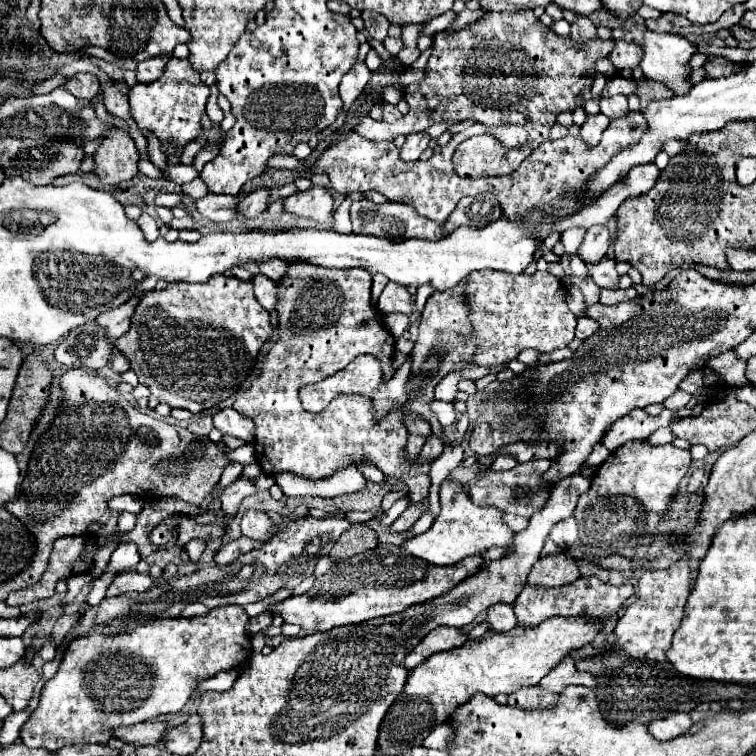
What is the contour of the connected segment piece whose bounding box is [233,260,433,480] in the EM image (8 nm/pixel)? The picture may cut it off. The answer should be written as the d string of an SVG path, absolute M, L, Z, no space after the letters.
M295 260L295 262L287 262L287 274L277 282L277 292L279 292L279 302L277 302L279 340L273 344L273 348L271 348L269 354L265 356L263 370L261 370L259 378L251 384L249 390L239 392L239 394L235 396L235 400L233 400L233 408L235 408L239 414L251 418L253 424L255 424L255 460L257 460L257 464L261 466L261 470L263 470L265 474L271 474L271 476L281 474L281 472L291 472L291 474L297 474L297 476L303 476L303 478L309 478L309 480L317 480L317 478L327 478L327 476L331 476L331 474L335 474L335 472L339 472L339 470L343 470L343 468L347 468L347 466L351 466L351 464L373 462L377 468L381 468L383 474L387 474L387 476L391 476L391 478L403 478L403 476L415 472L417 468L427 466L429 462L433 462L433 460L429 460L429 458L425 458L425 460L423 460L423 458L415 458L413 462L409 462L407 450L405 450L405 446L407 446L407 428L405 428L403 422L401 422L401 414L399 414L399 406L397 406L397 404L393 404L391 410L389 410L381 420L375 420L373 398L363 396L363 394L339 394L339 396L335 396L335 398L329 402L329 406L327 406L323 412L319 412L319 414L311 414L311 412L303 410L303 406L301 406L301 402L299 402L299 396L297 396L297 392L299 392L301 386L311 384L311 382L319 382L319 380L323 380L323 378L327 378L327 376L331 376L331 374L343 370L349 362L353 362L353 360L355 360L357 356L361 356L361 354L373 354L373 356L377 356L377 358L381 360L381 364L383 364L383 380L393 378L395 370L393 370L393 364L391 364L391 362L393 362L393 356L395 356L395 336L385 328L385 324L381 322L381 316L379 316L379 310L375 308L375 304L373 304L373 300L371 300L371 272L369 272L369 270L363 270L363 268L325 268L325 266L313 266L311 262Z

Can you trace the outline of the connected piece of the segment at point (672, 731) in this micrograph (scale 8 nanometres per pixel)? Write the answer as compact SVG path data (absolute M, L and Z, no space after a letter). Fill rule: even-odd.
M675 714L663 720L655 720L649 726L649 734L655 740L673 740L681 734L687 734L689 728L693 726L693 720L689 714Z

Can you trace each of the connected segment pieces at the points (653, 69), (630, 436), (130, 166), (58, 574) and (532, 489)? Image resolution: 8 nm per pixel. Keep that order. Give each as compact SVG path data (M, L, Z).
M647 30L643 34L643 56L639 68L651 80L659 80L673 88L675 94L687 94L691 84L687 82L691 70L685 68L687 60L693 56L695 46L677 34L657 34Z
M633 410L631 414L627 414L625 418L617 420L607 430L607 434L603 436L601 444L605 444L613 452L619 446L623 446L627 440L643 440L643 438L649 438L649 434L655 432L657 428L669 426L673 418L679 418L679 416L675 416L675 414L651 416L645 410Z
M113 126L101 148L95 152L95 174L103 184L117 186L137 174L137 162L139 154L133 138L125 130Z
M87 536L87 538L61 538L53 546L53 552L49 558L49 568L43 574L41 582L9 594L7 606L23 606L23 604L31 604L35 600L53 596L55 584L59 580L69 578L73 574L87 572L91 568L95 550L97 550L97 546L91 536Z
M531 460L531 462L517 464L515 468L511 468L507 472L487 470L487 474L483 478L471 480L467 484L467 494L469 494L471 502L477 506L491 506L501 512L511 512L511 514L531 518L531 514L535 514L549 498L551 490L539 486L539 478L545 470L549 470L549 466L551 466L551 460Z

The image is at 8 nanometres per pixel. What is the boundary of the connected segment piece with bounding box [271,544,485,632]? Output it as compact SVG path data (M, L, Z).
M379 544L373 550L355 554L345 562L333 564L331 570L325 572L325 576L315 580L309 592L301 596L291 596L271 606L271 612L281 614L285 622L297 624L309 632L327 632L333 626L359 624L377 616L397 614L415 604L433 600L439 594L447 594L449 590L453 590L465 578L483 570L483 566L483 554L467 556L455 566L431 566L429 562L407 554L397 544Z

